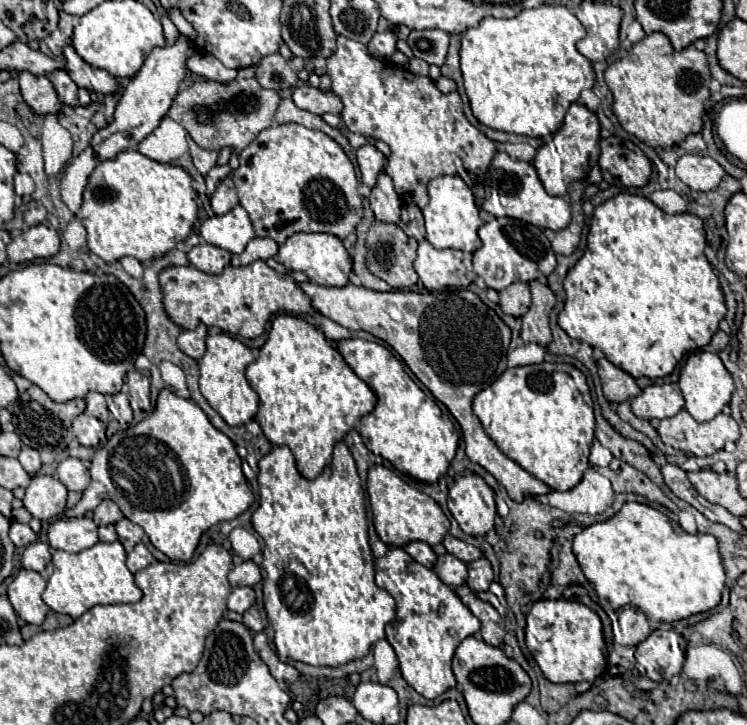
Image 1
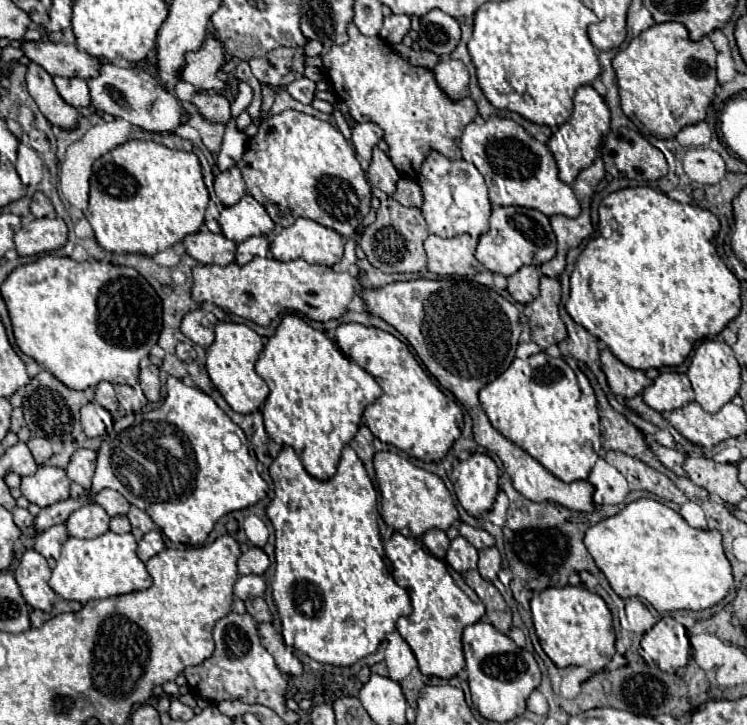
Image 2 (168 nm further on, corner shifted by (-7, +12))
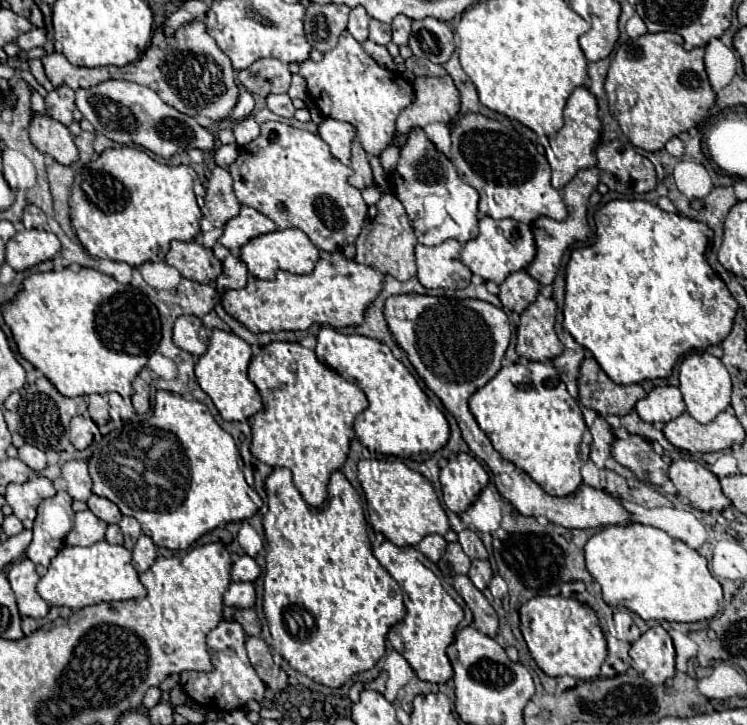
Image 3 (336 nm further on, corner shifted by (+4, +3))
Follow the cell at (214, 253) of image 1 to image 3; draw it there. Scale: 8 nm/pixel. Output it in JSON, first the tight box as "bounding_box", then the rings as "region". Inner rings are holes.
{"bounding_box":[166,241,222,283],"region":[[[172,241],[166,263],[176,267],[182,277],[200,283],[214,283],[222,273],[222,261],[214,257],[212,249],[196,241]]]}

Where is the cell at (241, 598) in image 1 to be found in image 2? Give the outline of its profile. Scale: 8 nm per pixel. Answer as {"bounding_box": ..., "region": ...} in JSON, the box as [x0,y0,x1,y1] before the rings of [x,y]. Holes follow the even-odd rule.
{"bounding_box":[235,574,265,600],"region":[[[255,574],[239,576],[239,580],[235,582],[235,596],[241,600],[263,596],[263,592],[265,592],[263,576],[255,576]]]}

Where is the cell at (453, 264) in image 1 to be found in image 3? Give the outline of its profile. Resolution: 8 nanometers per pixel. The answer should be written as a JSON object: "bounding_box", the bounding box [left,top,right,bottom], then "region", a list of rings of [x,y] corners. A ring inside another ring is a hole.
{"bounding_box":[416,239,472,289],"region":[[[454,239],[436,247],[416,245],[418,281],[426,289],[466,289],[470,285],[472,271],[460,261],[462,245]]]}

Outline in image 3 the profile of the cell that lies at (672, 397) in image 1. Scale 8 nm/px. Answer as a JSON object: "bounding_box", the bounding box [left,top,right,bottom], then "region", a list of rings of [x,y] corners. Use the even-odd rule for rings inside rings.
{"bounding_box":[636,385,684,425],"region":[[[664,385],[654,387],[644,399],[636,403],[636,411],[642,421],[662,425],[684,413],[684,399],[678,387]]]}

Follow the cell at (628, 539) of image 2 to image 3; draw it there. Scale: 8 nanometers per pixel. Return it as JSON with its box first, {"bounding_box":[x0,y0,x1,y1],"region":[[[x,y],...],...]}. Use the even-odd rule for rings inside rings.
{"bounding_box":[584,525,722,621],"region":[[[608,525],[588,539],[584,559],[610,607],[626,607],[644,621],[704,621],[718,613],[722,585],[708,571],[706,557],[666,531],[642,525]]]}

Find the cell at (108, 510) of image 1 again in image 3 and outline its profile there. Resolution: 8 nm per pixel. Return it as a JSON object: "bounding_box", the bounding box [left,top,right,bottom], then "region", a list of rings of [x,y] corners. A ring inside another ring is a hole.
{"bounding_box":[86,495,122,523],"region":[[[92,495],[86,503],[88,503],[88,509],[90,509],[98,519],[102,519],[104,523],[118,523],[118,521],[122,519],[120,509],[118,509],[112,501],[108,501],[108,499],[104,499],[104,497]]]}

